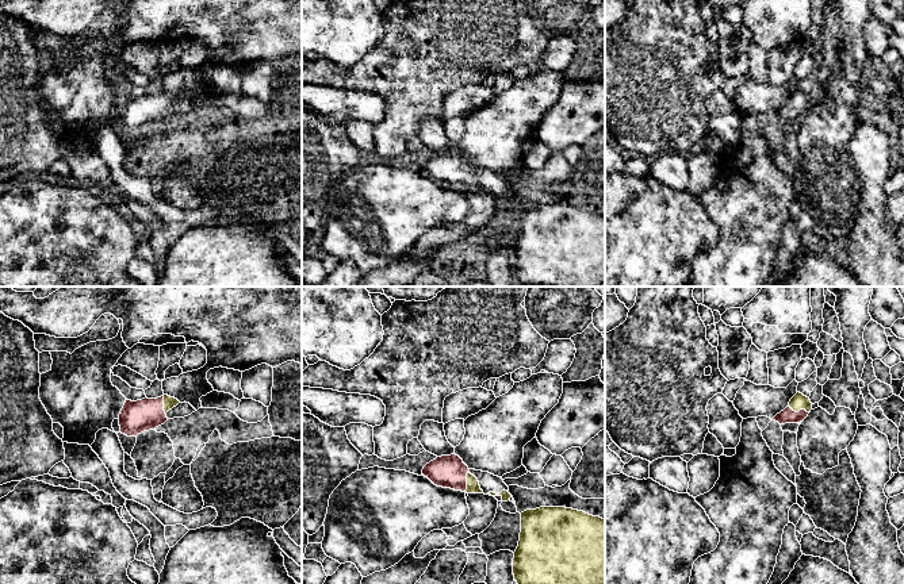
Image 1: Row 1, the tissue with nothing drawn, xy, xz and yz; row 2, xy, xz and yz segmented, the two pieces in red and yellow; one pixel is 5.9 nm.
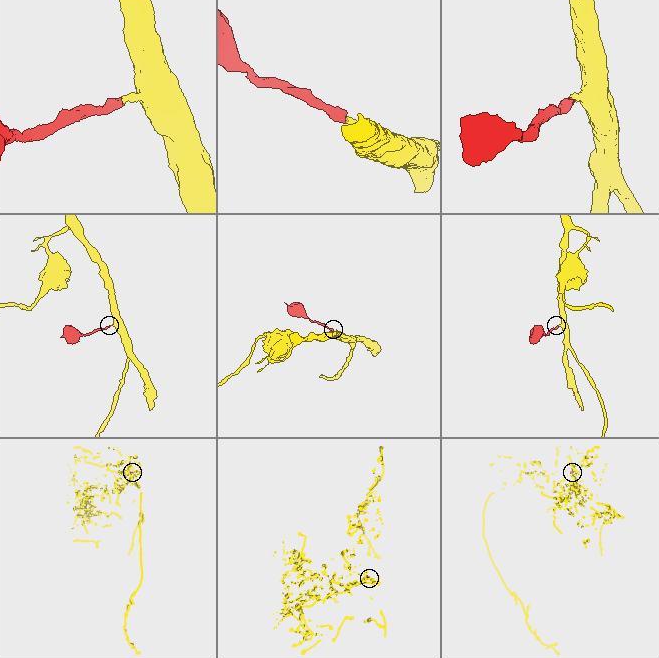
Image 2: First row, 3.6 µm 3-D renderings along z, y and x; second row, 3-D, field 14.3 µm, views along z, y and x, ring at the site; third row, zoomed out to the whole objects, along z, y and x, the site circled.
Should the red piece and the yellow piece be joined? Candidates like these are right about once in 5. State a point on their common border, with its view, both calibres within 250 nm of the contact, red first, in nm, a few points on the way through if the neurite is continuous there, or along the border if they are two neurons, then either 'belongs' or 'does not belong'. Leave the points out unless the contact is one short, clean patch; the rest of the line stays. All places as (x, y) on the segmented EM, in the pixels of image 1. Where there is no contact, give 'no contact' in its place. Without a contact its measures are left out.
xz (466, 480) | 190/80 nm | across xz (451, 472), (459, 479), (466, 480), (472, 484) | belongs

